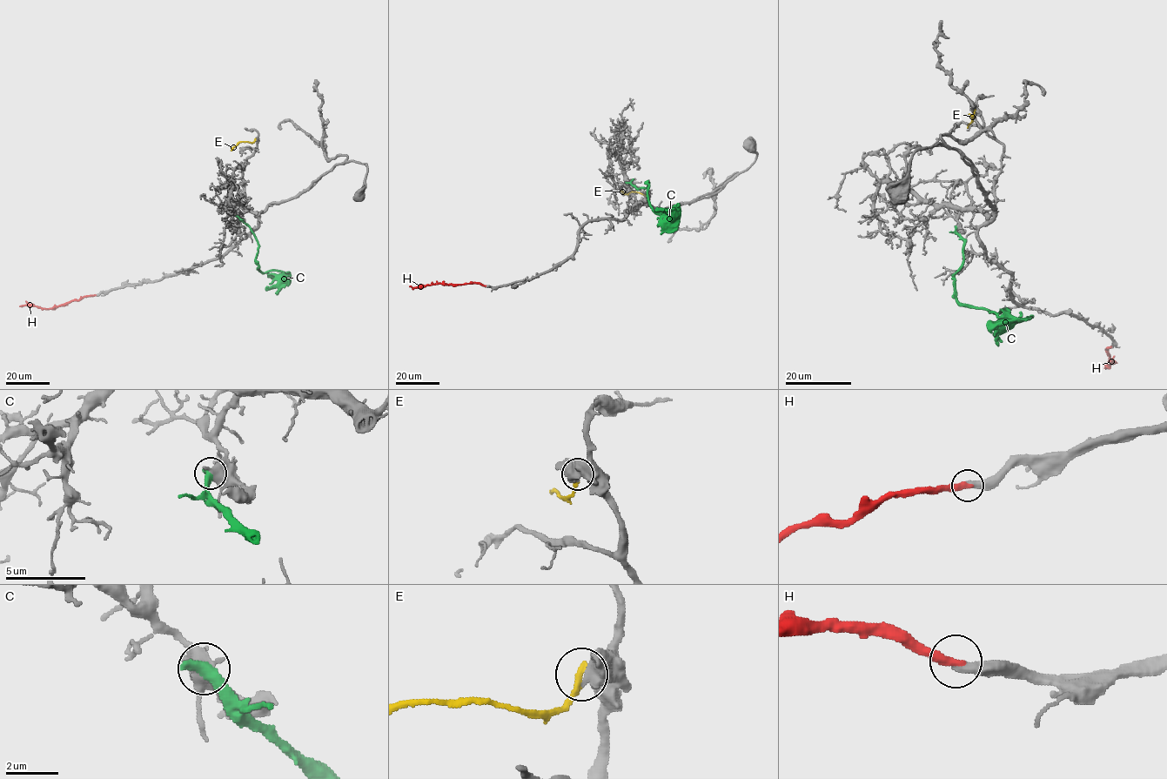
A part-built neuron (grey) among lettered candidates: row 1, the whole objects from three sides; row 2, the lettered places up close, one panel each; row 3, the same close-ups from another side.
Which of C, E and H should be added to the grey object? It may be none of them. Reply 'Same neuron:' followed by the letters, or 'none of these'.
Same neuron: H

